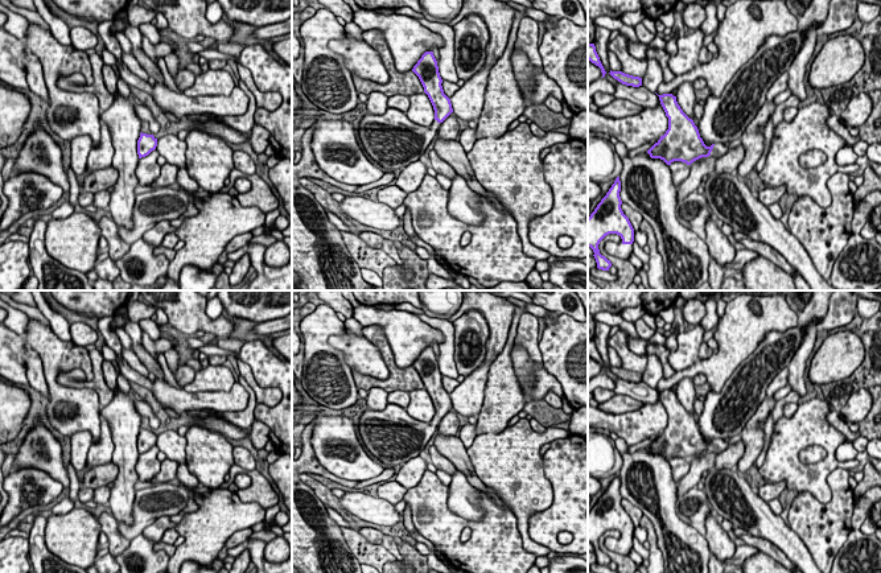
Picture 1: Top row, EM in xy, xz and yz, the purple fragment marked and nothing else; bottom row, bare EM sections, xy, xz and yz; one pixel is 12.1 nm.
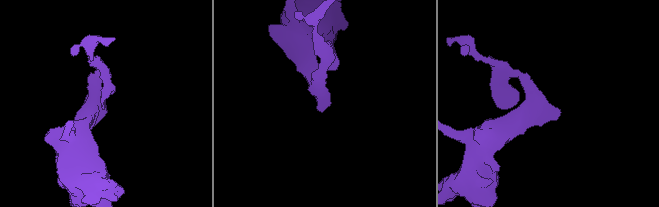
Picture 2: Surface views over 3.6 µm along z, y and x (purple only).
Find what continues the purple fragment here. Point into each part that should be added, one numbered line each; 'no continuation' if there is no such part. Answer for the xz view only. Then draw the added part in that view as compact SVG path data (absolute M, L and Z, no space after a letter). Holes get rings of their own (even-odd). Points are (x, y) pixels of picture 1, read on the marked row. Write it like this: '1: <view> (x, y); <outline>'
1: xz (392, 140); M387 108L383 115L367 112L357 135L367 154L384 172L392 172L417 161L437 136L440 125L433 120L431 127L423 127L411 121L405 112Z

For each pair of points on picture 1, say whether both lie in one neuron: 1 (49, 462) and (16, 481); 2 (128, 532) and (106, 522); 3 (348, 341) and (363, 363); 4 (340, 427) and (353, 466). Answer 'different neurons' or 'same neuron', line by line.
1: different neurons
2: different neurons
3: same neuron
4: same neuron

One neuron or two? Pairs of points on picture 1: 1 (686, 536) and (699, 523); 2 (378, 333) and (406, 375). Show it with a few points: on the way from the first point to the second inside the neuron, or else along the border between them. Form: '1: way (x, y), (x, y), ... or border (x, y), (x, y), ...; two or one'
1: border (676, 501), (676, 515), (704, 536); two
2: way (383, 345), (394, 367); one

